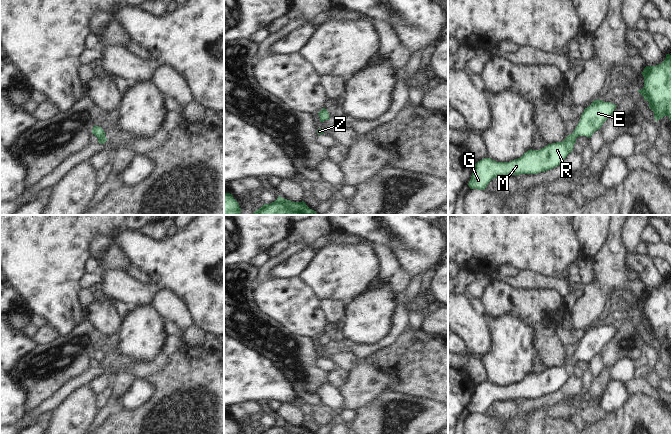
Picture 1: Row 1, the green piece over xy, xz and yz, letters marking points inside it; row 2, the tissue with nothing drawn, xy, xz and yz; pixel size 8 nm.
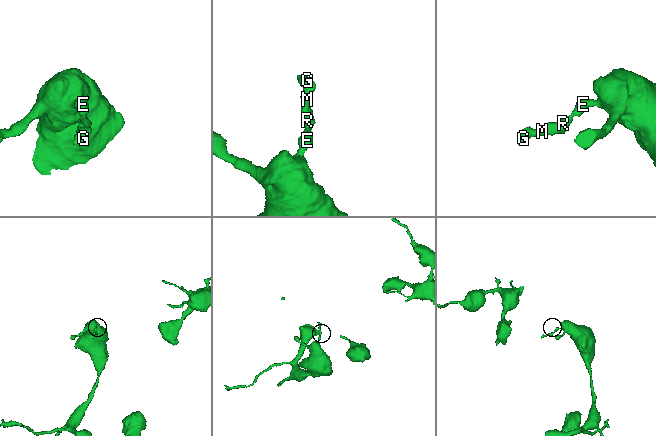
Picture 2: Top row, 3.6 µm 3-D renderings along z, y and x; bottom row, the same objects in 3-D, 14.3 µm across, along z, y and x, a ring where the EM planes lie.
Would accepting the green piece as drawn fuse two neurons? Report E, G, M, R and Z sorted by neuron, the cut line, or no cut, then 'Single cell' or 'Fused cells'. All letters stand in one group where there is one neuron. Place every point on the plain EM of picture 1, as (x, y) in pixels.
Groups: E G M R Z. No split. Single cell.

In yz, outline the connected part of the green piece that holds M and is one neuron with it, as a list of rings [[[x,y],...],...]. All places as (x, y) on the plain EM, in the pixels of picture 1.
[[[594,324],[584,333],[581,343],[572,358],[564,365],[548,368],[540,374],[528,374],[522,381],[510,386],[496,386],[491,382],[478,385],[468,407],[470,413],[485,414],[489,406],[498,401],[520,398],[538,398],[559,390],[573,375],[576,362],[586,360],[601,352],[603,347],[614,337],[617,329]]]

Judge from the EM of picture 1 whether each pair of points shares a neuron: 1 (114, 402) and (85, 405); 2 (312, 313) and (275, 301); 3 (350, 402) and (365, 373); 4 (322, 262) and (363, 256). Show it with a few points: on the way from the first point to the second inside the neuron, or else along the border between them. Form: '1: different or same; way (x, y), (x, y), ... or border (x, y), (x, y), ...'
1: different; border (98, 411), (90, 423)
2: same; way (303, 313), (289, 301), (284, 301)
3: same; way (355, 395), (364, 385), (365, 380)
4: same; way (332, 262), (353, 262)

